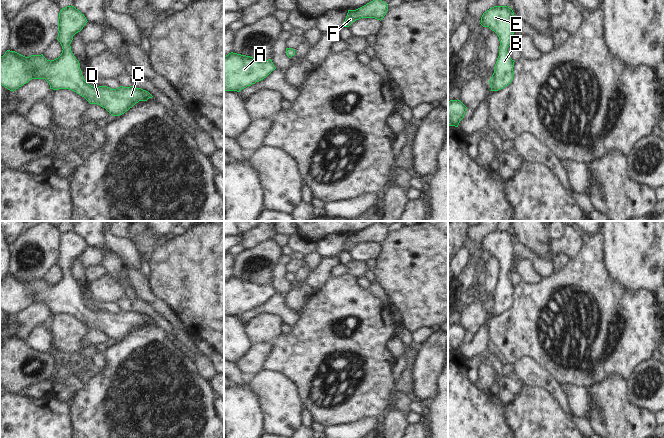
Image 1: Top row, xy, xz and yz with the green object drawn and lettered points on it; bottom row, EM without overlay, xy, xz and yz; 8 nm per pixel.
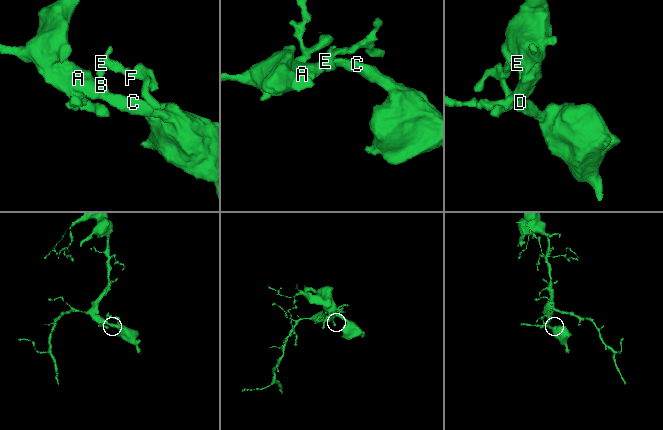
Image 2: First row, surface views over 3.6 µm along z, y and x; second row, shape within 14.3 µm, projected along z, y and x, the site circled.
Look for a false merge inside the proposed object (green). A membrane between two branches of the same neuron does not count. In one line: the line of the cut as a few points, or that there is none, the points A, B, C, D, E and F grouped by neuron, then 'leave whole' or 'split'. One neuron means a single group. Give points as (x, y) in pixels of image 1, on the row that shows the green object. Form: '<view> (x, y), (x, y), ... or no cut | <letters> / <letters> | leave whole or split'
no cut | A B C D E F | leave whole

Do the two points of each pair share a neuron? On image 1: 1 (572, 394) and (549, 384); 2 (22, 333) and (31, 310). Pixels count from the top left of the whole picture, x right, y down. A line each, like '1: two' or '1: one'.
1: two
2: one

